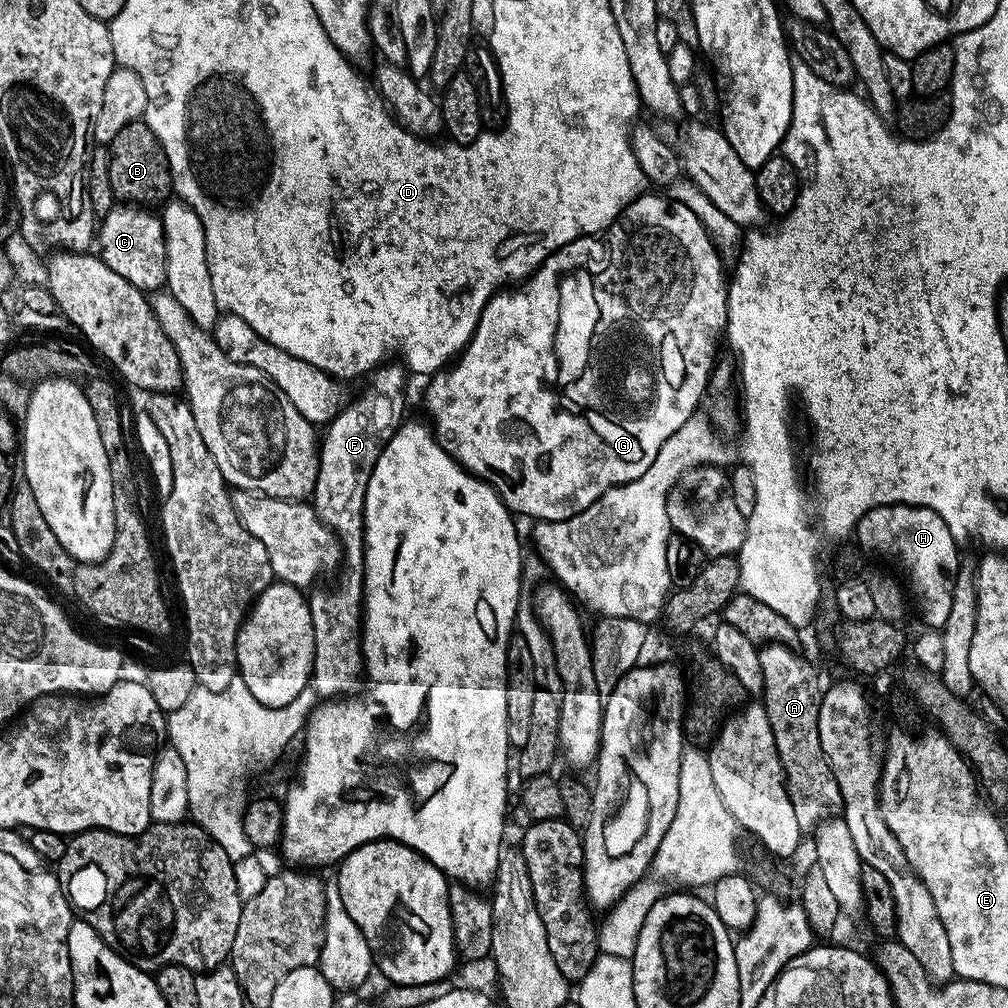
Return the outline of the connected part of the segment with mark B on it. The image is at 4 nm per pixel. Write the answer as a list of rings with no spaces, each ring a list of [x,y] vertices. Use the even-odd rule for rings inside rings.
[[[143,119],[130,122],[130,126],[122,126],[122,130],[114,134],[107,149],[110,158],[110,190],[117,201],[137,206],[156,206],[152,204],[159,205],[169,199],[173,191],[172,171],[154,130],[150,130]]]

